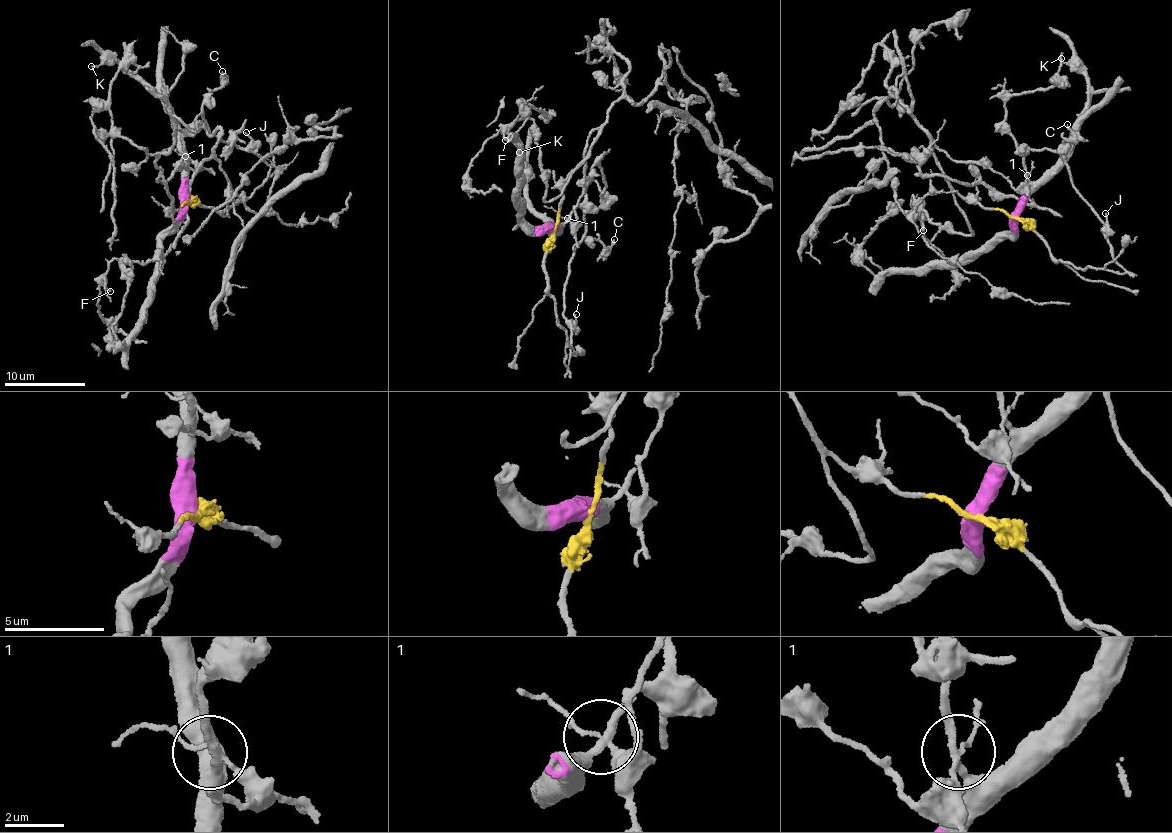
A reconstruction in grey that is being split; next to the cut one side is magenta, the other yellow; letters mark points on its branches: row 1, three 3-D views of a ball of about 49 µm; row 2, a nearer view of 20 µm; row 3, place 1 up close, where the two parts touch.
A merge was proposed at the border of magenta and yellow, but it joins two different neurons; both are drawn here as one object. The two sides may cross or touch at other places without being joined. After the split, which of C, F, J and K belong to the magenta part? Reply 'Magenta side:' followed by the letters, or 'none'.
Magenta side: C, J, K

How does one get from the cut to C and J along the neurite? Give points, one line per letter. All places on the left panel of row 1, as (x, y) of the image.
C: (188, 201), (183, 138), (202, 113), (203, 105), (222, 82), (222, 71)
J: (188, 201), (183, 138), (189, 127), (203, 112), (210, 132), (243, 148), (250, 140), (245, 132)

